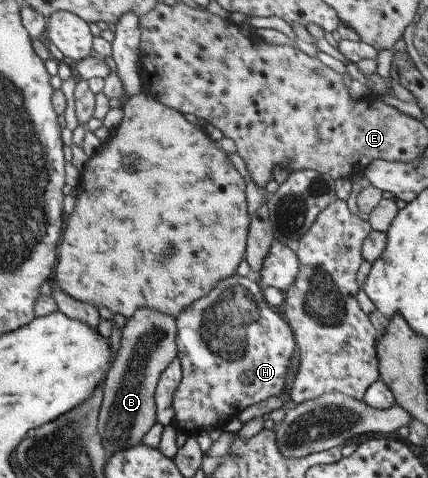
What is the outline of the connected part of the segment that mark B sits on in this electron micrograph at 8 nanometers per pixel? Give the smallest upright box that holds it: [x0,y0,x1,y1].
[97,308,177,455]

